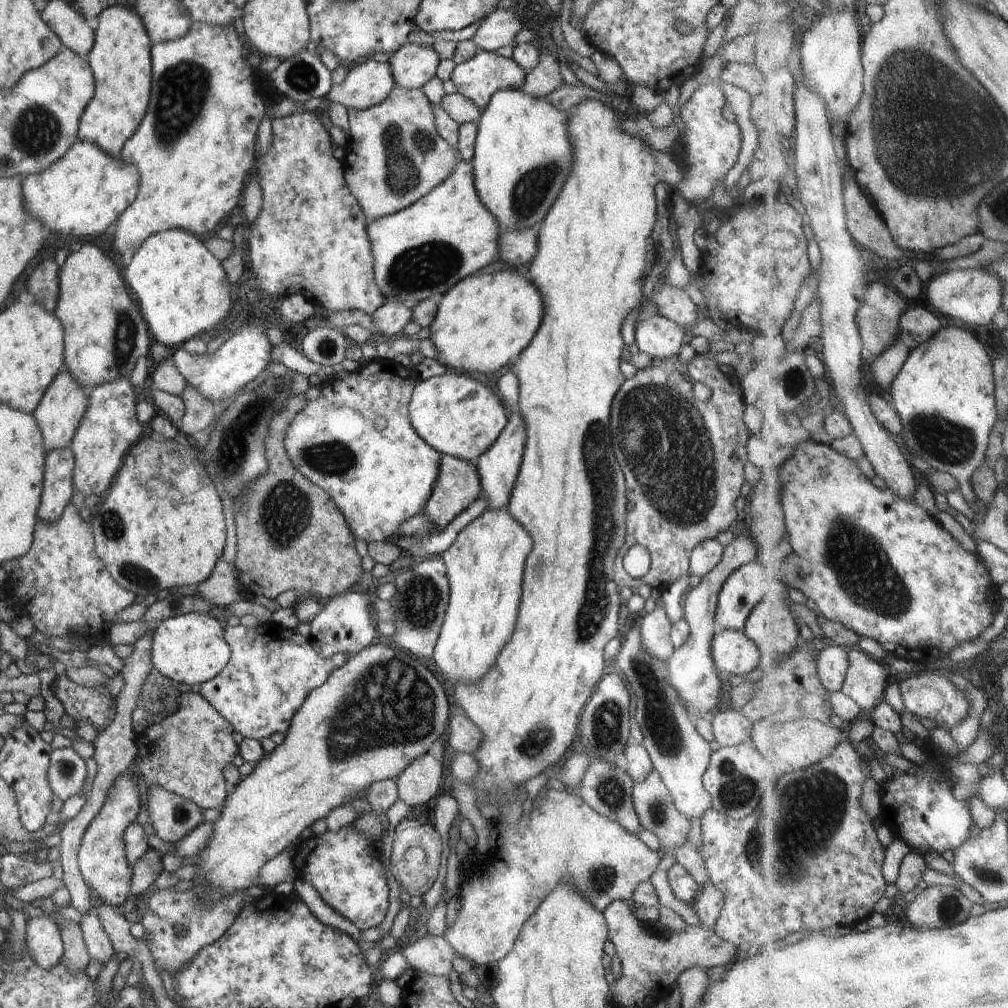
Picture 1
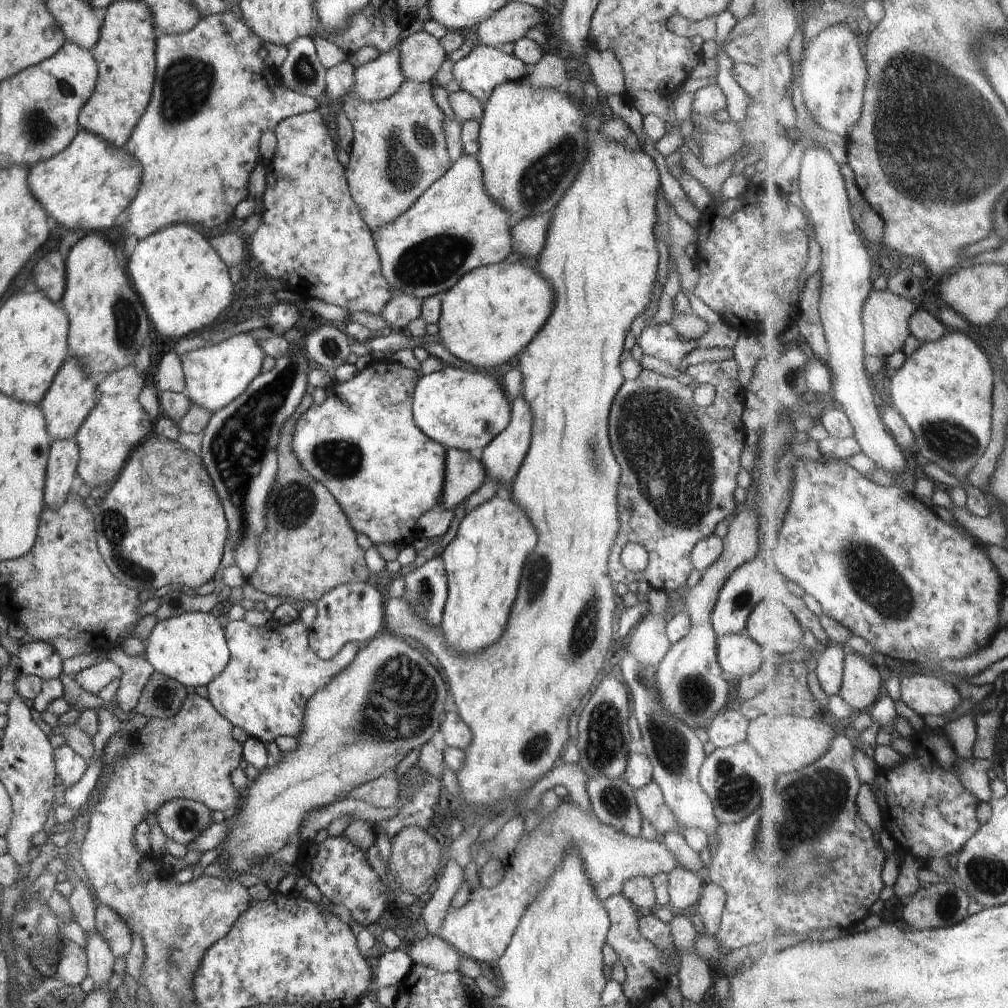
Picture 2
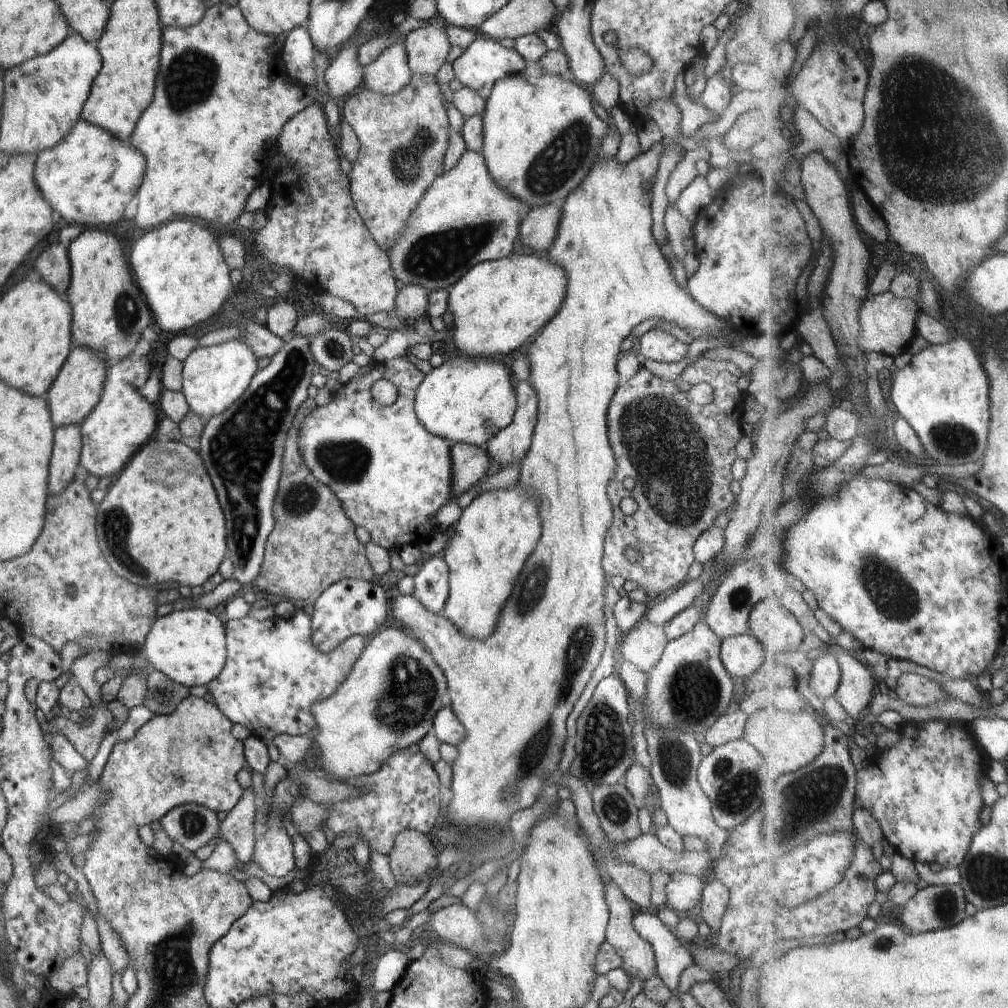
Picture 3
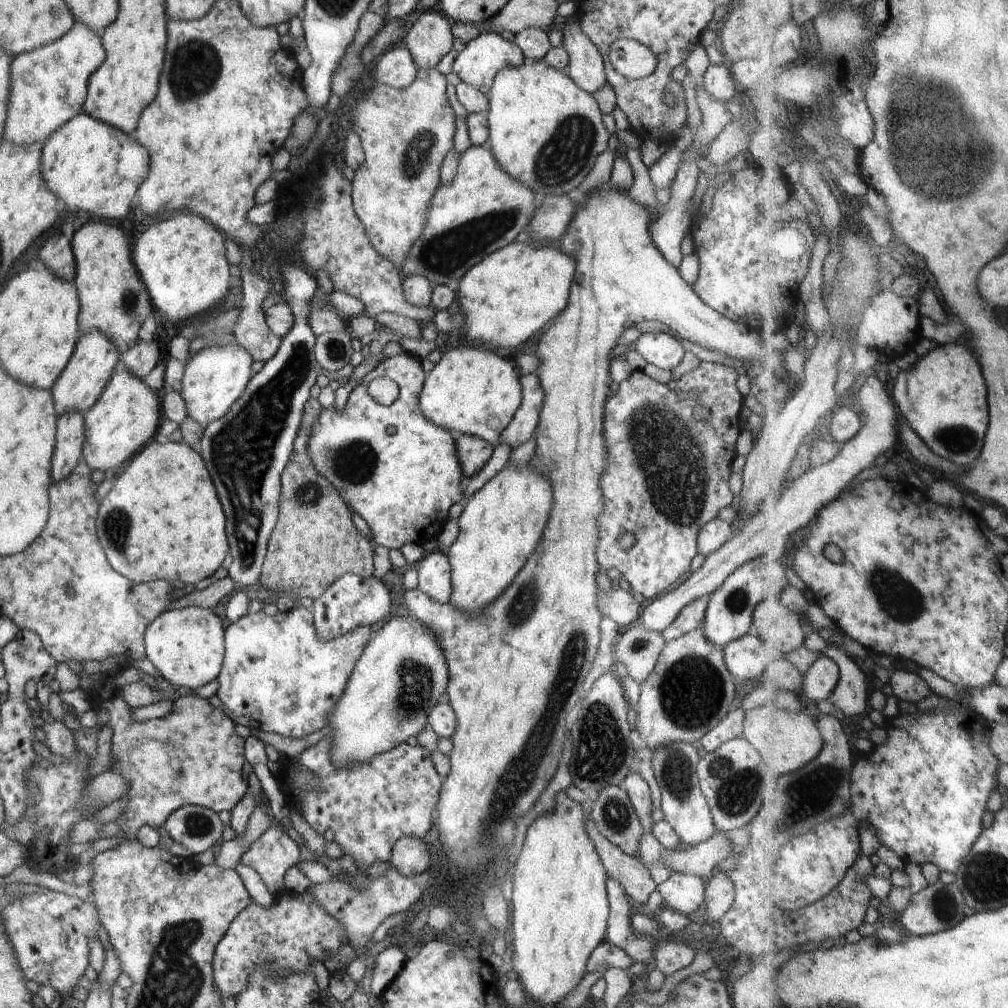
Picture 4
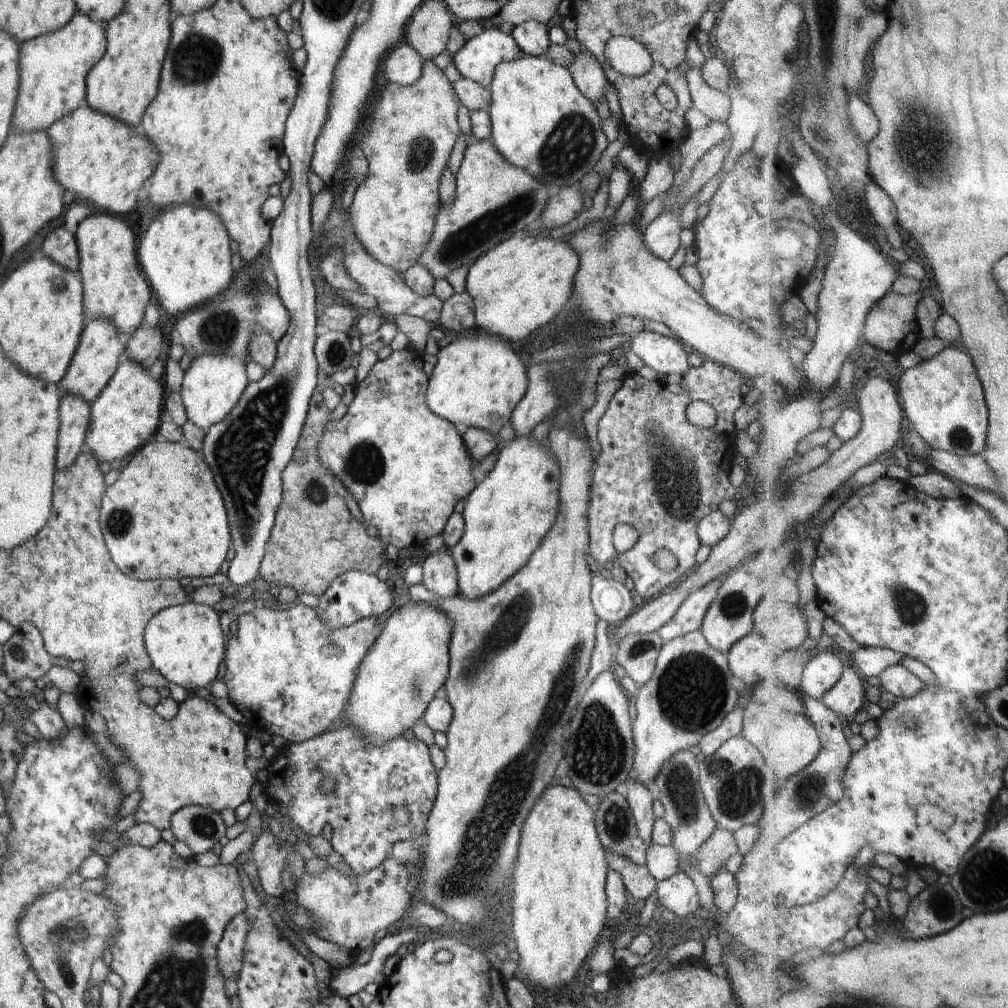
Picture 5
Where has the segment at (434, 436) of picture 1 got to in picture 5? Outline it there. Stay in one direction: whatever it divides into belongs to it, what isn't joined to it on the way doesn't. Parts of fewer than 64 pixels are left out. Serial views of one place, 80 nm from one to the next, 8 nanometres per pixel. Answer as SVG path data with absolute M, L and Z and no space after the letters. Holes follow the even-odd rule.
M481 329L478 331L474 336L462 336L456 342L441 345L425 399L432 414L454 426L461 424L498 435L502 424L509 422L516 405L526 394L527 365L512 350L512 342Z

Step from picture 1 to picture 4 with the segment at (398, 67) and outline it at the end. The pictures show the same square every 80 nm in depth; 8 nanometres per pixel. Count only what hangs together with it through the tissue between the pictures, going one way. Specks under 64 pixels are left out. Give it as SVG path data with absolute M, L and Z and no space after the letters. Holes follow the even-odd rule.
M437 8L420 13L403 42L419 69L431 69L453 49L451 21Z

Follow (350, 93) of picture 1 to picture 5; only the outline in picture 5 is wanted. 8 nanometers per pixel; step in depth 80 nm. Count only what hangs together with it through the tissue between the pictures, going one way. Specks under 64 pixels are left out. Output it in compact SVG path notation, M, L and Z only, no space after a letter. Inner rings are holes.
M408 44L392 48L384 60L387 82L402 86L414 84L420 78L423 62Z

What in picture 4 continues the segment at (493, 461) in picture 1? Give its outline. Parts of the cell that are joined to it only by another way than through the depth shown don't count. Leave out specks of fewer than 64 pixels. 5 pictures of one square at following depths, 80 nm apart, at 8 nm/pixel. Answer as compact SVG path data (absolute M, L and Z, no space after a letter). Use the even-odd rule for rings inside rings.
M537 372L527 376L520 376L521 384L521 405L514 413L514 418L510 424L501 432L499 436L500 444L508 444L515 449L530 440L535 434L538 426L540 411L545 400L545 394L539 383Z

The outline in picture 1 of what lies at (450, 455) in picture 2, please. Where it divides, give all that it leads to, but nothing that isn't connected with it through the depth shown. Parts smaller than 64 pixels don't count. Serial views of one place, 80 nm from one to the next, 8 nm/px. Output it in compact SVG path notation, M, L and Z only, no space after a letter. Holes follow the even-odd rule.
M442 455L433 489L420 514L434 526L433 534L442 532L458 514L462 514L470 504L481 497L481 486L474 463L461 461L456 457Z

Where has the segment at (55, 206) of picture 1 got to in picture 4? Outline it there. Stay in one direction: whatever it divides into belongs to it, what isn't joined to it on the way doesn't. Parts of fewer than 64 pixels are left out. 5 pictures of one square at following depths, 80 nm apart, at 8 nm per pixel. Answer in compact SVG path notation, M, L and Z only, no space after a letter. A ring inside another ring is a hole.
M84 112L78 113L63 124L43 144L41 175L49 191L59 200L62 209L75 216L83 215L92 220L120 220L132 207L132 198L138 186L146 180L150 170L149 152L132 135L100 122Z

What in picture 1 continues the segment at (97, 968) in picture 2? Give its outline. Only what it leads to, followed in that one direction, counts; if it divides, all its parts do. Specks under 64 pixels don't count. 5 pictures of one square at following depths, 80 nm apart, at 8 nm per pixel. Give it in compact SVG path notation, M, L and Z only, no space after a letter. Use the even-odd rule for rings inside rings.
M91 904L89 911L82 916L79 925L81 926L83 939L90 953L91 960L96 960L96 962L101 962L102 964L110 960L115 950L108 935L101 927L101 922L97 915L97 906L95 904Z

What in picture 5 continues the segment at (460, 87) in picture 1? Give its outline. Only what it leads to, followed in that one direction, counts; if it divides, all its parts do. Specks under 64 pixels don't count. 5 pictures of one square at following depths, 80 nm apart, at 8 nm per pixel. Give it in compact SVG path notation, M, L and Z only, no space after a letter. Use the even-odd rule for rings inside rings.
M488 29L467 40L451 62L462 77L490 90L497 66L518 60L523 55L512 35Z

